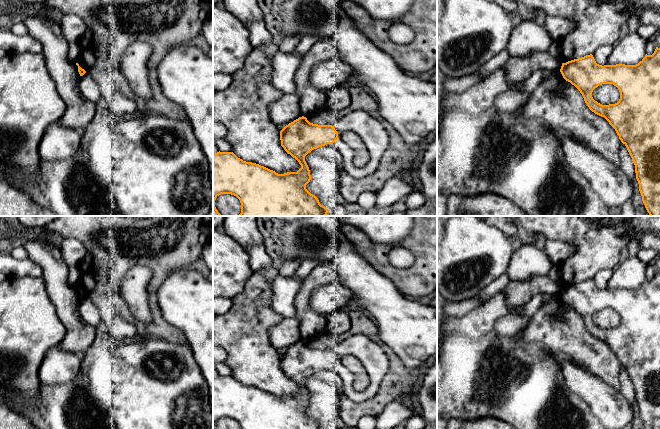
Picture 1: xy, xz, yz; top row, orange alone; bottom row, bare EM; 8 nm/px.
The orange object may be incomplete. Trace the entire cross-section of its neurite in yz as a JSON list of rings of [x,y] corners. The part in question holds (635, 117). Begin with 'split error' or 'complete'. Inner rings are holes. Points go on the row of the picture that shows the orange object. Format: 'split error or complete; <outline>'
complete; [[[656,47],[652,55],[646,54],[645,57],[636,65],[616,64],[616,65],[602,66],[597,64],[593,55],[590,54],[578,59],[568,61],[566,63],[562,63],[560,72],[566,81],[570,82],[580,91],[589,109],[595,114],[604,117],[609,122],[609,124],[615,129],[617,135],[619,136],[619,139],[626,146],[632,158],[632,161],[635,165],[635,173],[636,173],[636,179],[639,184],[639,191],[641,193],[642,201],[645,205],[647,212],[649,213],[650,216],[660,216],[660,48]],[[601,84],[613,84],[618,88],[620,92],[620,99],[617,103],[602,105],[593,99],[592,97],[593,90]]]

